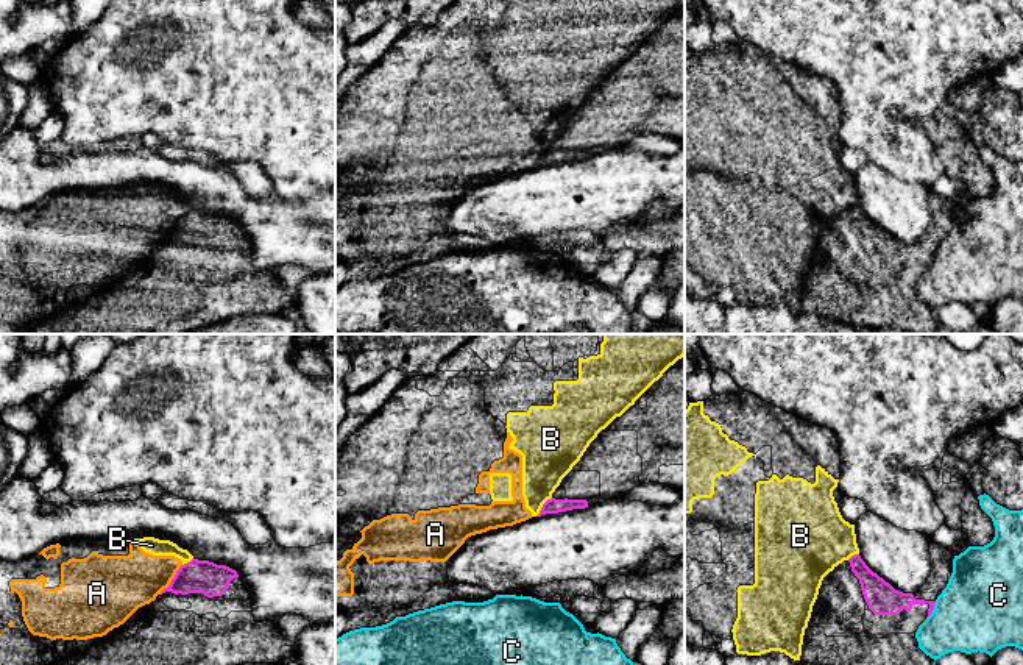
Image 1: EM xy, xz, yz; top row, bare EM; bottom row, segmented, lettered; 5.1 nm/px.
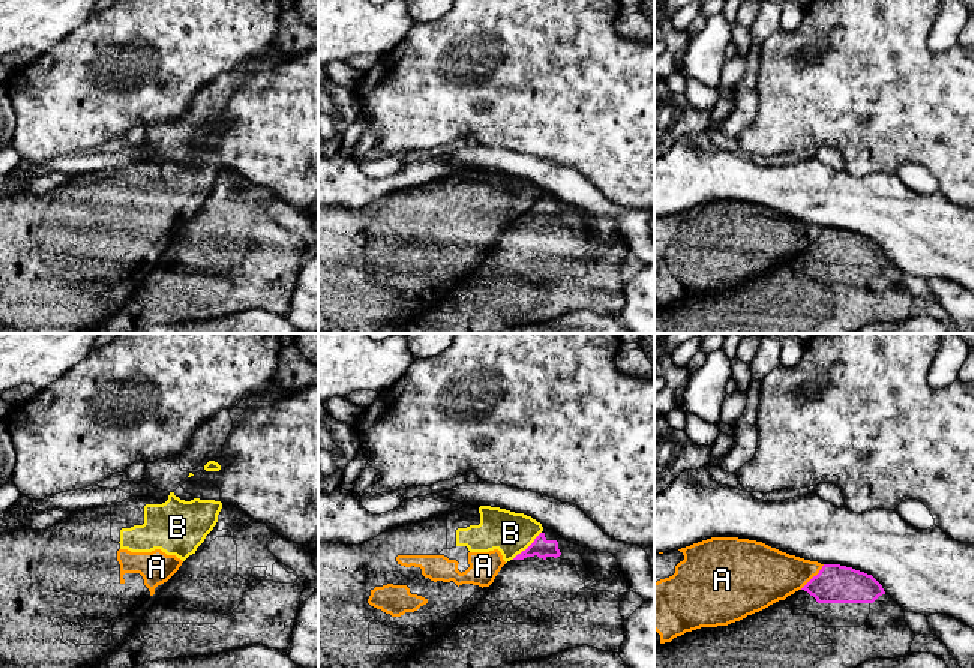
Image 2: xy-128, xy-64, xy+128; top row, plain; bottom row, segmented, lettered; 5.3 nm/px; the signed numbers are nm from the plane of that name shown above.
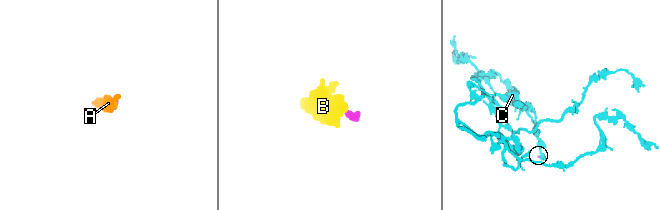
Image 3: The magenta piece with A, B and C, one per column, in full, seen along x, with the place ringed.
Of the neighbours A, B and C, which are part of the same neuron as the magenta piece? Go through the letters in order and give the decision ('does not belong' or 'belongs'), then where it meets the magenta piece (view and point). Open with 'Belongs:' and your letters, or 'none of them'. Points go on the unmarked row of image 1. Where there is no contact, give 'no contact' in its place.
Belongs: none of them
A: does not belong; meets magenta in xy at (172, 230)
B: does not belong; meets magenta in xz at (543, 156)
C: does not belong; meets magenta in yz at (931, 261)

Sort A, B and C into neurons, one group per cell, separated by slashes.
A B / C

